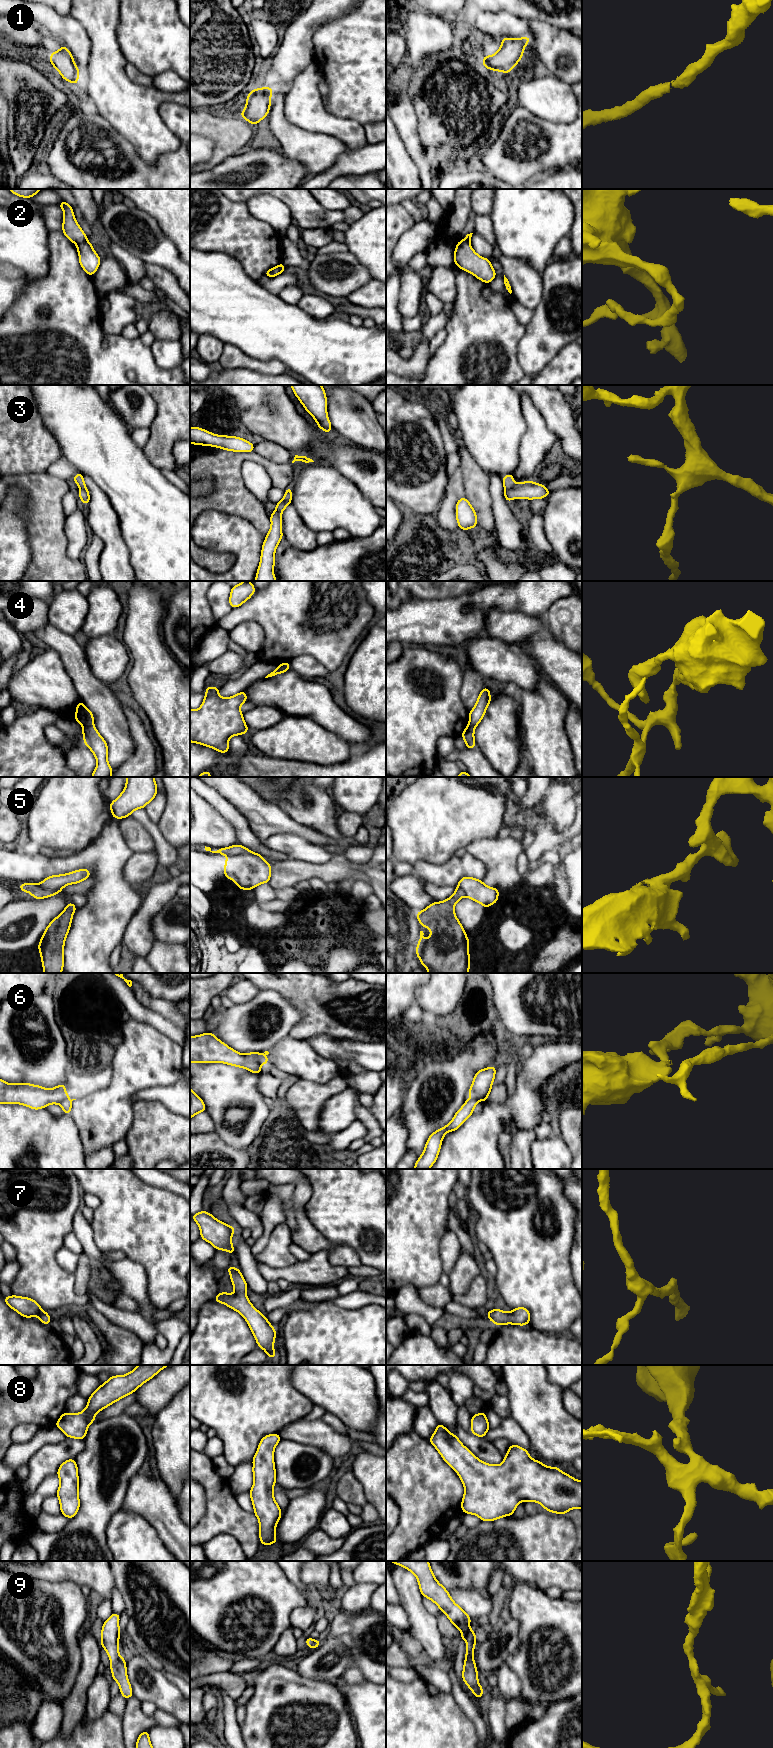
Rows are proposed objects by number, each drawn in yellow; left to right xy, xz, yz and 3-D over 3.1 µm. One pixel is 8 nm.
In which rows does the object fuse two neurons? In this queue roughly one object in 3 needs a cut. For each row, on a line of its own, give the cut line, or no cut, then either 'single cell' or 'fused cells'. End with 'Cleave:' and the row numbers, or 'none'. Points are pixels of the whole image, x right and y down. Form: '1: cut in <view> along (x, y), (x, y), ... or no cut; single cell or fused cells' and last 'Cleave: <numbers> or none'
1: no cut; single cell
2: cut in xy along (86, 239), (77, 245); fused cells
3: no cut; single cell
4: cut in xy along (92, 723), (83, 727); fused cells
5: cut in xz along (250, 851), (229, 856); fused cells
6: cut in xz along (261, 1053), (260, 1063); fused cells
7: no cut; single cell
8: no cut; single cell
9: no cut; single cell
Cleave: 2, 4, 5, 6

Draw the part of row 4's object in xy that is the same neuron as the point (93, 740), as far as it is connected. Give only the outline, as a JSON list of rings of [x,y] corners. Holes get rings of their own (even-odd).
[[[94,724],[83,727],[82,736],[86,745],[94,754],[97,765],[91,777],[111,777],[113,772],[108,763],[108,745],[104,738],[98,733]]]

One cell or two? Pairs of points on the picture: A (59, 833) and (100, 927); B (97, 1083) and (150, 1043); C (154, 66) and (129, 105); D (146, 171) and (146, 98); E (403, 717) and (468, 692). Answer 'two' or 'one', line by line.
A: two
B: two
C: two
D: two
E: two

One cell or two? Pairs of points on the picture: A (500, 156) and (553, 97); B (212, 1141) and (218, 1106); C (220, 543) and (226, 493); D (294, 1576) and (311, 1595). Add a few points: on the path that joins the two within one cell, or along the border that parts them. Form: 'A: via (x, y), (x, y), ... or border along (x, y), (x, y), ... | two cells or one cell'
A: border along (516, 103), (543, 119), (558, 123) | two cells
B: border along (214, 1130), (232, 1146) | two cells
C: border along (200, 513), (217, 510), (239, 516), (246, 521) | two cells
D: via (297, 1581), (306, 1590) | one cell

